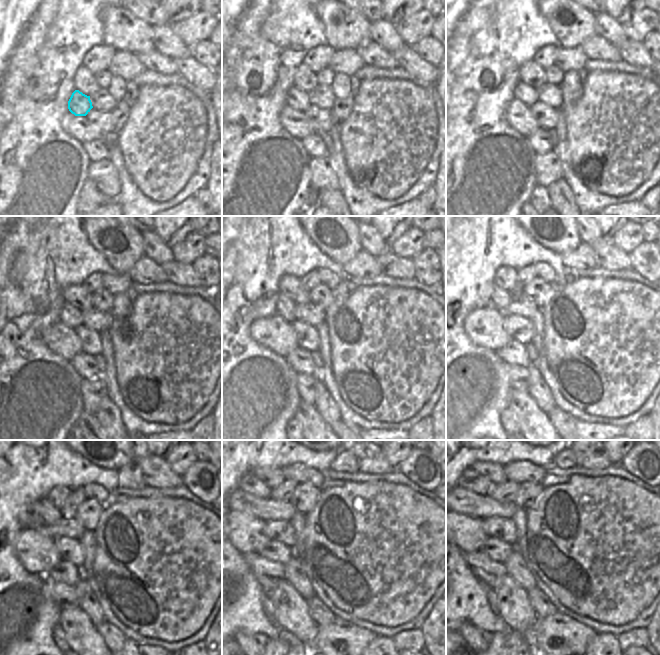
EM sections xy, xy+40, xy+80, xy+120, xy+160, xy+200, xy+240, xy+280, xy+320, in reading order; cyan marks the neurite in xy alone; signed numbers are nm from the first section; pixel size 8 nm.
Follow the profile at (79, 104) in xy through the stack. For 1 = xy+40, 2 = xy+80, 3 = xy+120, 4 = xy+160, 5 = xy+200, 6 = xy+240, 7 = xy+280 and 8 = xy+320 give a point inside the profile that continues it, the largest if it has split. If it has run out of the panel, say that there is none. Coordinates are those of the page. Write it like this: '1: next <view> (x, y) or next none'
1: next xy+40 (298, 99)
2: next xy+80 (528, 95)
3: next xy+120 (70, 316)
4: next xy+160 (285, 308)
5: next xy+200 (508, 306)
6: next xy+240 (59, 530)
7: next xy+280 (281, 530)
8: next xy+320 (504, 529)

